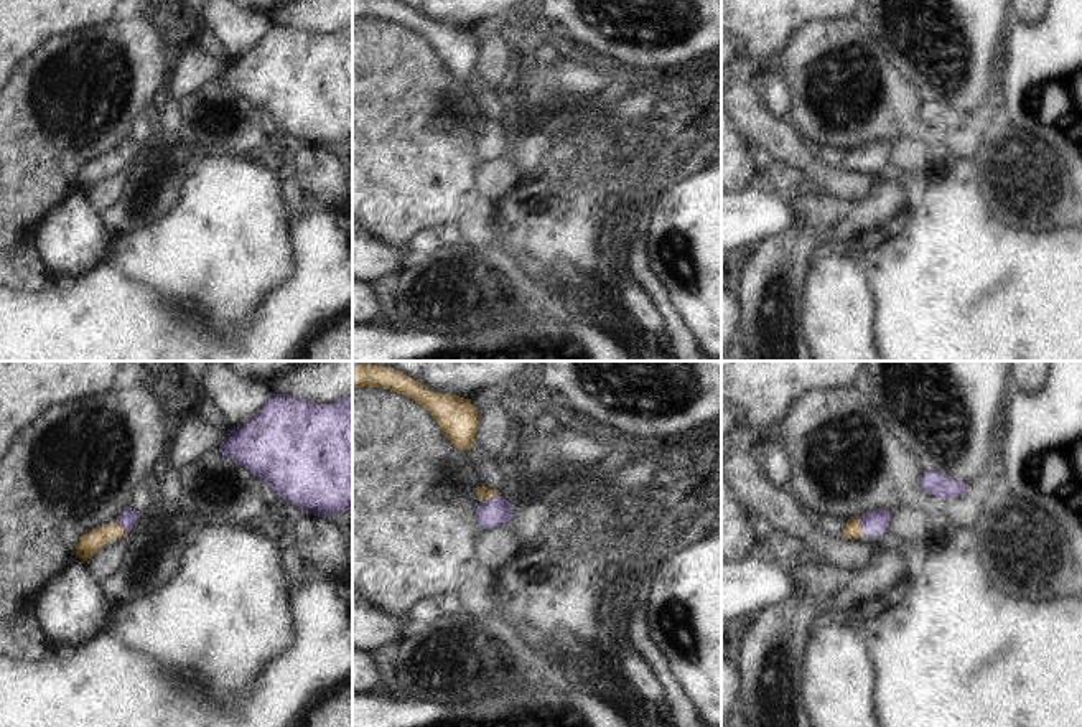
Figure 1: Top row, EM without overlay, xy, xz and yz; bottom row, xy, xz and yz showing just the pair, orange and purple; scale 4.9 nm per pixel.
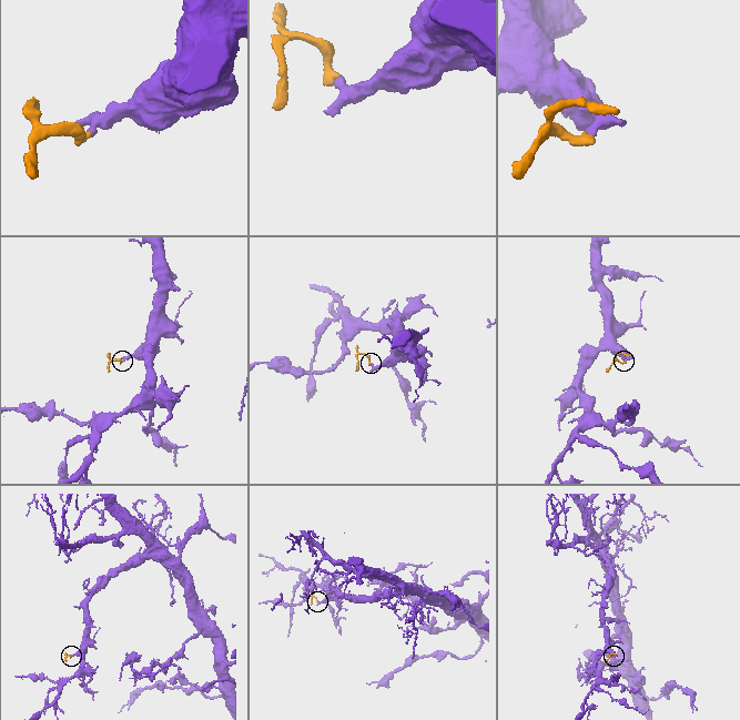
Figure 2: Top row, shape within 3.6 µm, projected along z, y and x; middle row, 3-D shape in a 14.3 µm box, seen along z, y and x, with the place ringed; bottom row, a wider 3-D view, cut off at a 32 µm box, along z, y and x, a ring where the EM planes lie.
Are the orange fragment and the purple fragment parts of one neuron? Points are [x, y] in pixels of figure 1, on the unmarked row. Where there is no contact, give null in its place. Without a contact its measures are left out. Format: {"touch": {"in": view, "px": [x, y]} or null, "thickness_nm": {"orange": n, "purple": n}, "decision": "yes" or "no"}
{"touch": {"in": "xz", "px": [491, 129]}, "thickness_nm": {"orange": 70, "purple": 140}, "decision": "yes"}

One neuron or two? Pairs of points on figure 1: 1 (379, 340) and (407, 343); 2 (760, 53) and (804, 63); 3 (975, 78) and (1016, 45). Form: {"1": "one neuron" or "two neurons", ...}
{"1": "one neuron", "2": "two neurons", "3": "two neurons"}

